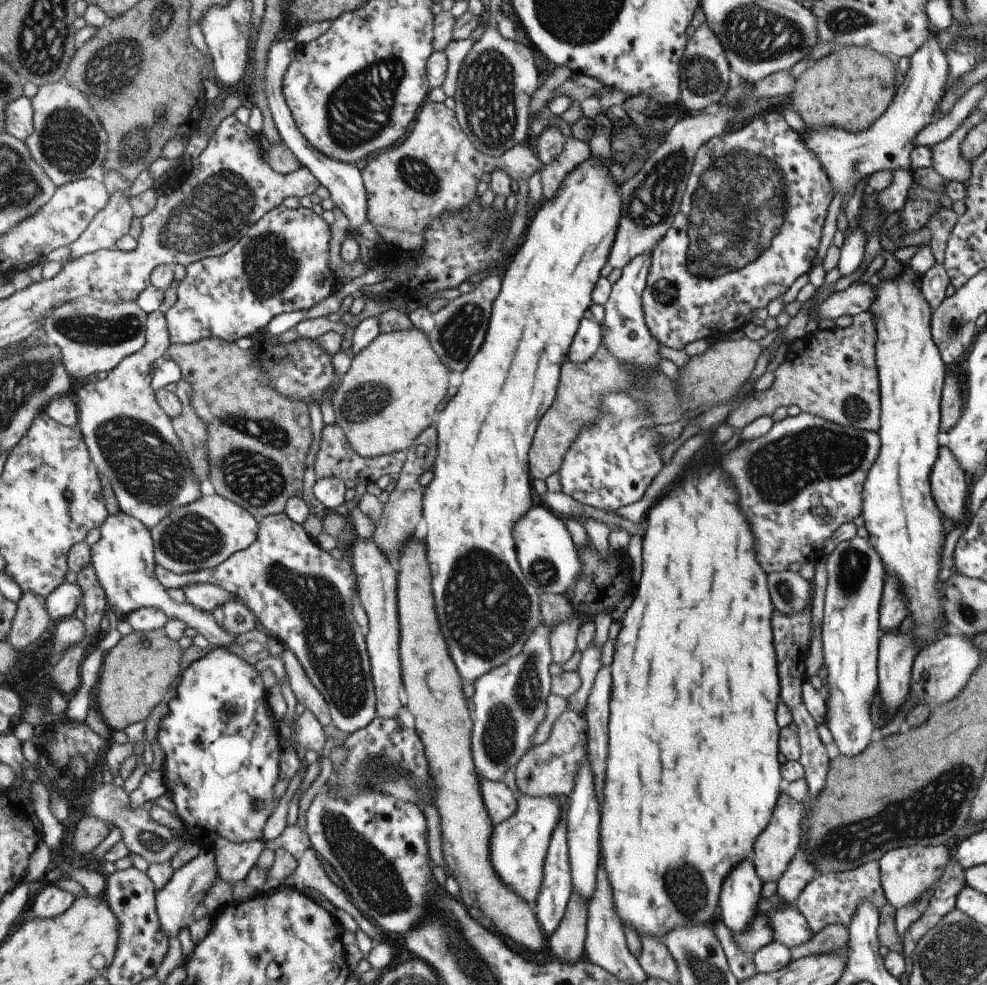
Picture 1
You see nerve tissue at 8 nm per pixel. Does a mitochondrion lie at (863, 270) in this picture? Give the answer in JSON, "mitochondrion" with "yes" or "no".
{"mitochondrion":"no"}

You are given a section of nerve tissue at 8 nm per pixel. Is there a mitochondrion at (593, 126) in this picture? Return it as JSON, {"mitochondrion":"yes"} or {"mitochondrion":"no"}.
{"mitochondrion":"no"}

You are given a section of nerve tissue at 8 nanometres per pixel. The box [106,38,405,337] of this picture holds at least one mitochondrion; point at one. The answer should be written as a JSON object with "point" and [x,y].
{"point":[222,207]}

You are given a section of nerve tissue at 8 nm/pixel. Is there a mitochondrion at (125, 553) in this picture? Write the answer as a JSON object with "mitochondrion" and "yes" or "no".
{"mitochondrion":"no"}

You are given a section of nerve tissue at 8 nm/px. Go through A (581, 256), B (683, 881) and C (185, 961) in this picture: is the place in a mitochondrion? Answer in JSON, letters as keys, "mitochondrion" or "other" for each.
{"A":"other","B":"mitochondrion","C":"other"}

